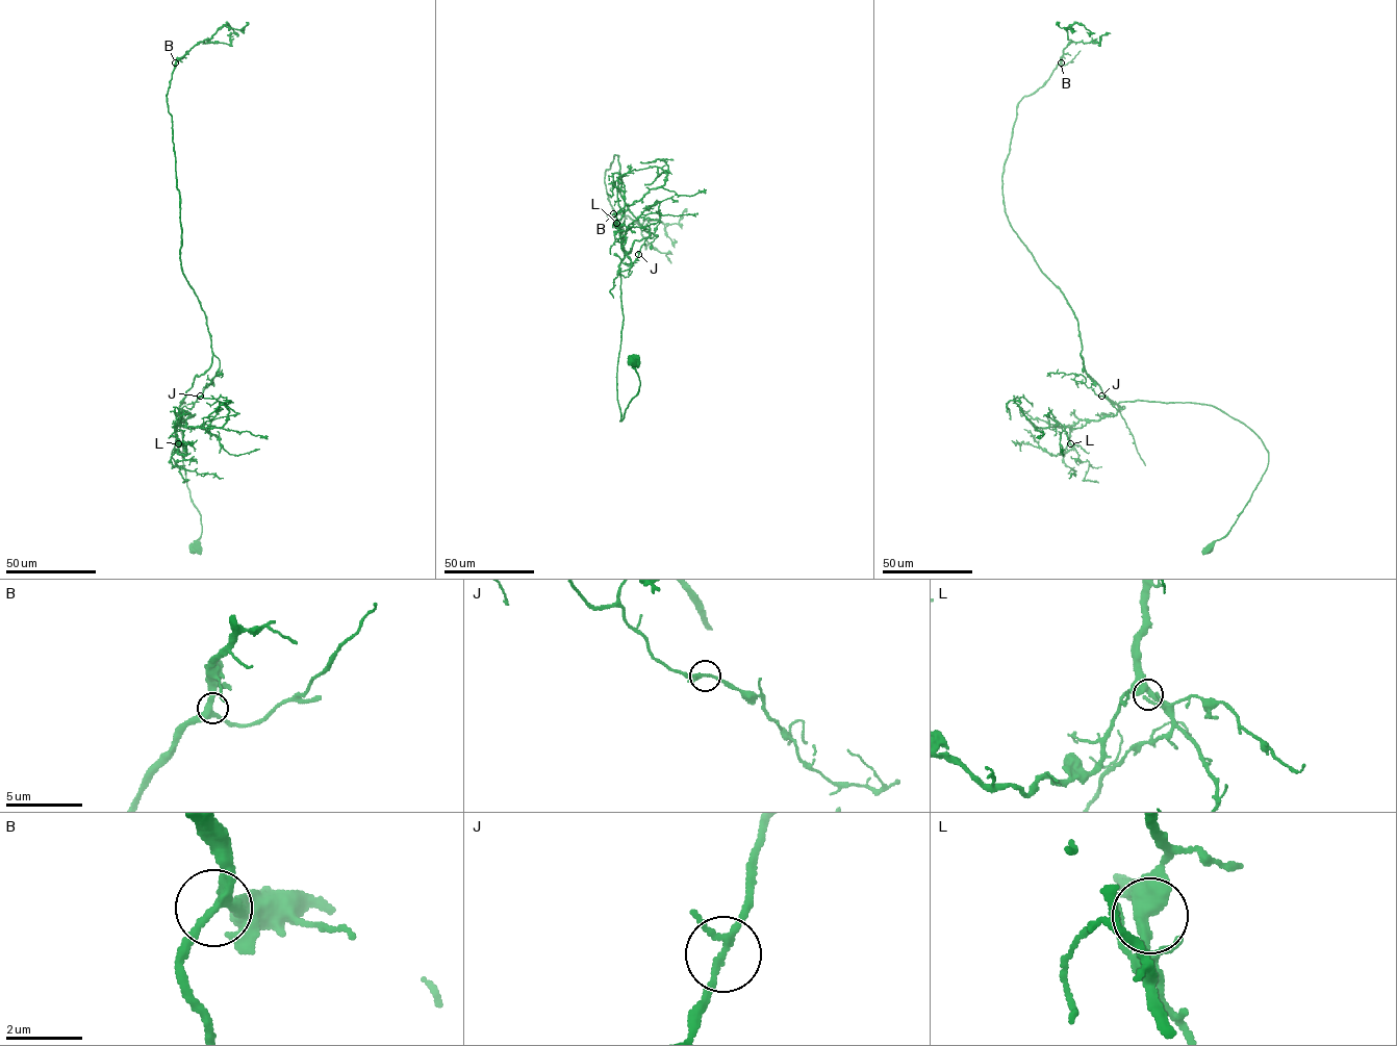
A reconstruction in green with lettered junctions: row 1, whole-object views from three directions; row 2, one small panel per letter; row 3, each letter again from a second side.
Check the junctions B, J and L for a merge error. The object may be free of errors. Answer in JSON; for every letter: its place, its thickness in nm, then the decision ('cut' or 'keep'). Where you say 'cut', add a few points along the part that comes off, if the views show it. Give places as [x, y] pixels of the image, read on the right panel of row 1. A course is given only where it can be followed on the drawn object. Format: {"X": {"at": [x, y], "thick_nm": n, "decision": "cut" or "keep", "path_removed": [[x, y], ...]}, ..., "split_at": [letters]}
{"B": {"at": [1061, 62], "thick_nm": 280, "decision": "keep"}, "J": {"at": [1101, 396], "thick_nm": 140, "decision": "keep"}, "L": {"at": [1070, 443], "thick_nm": 360, "decision": "keep"}, "split_at": []}

